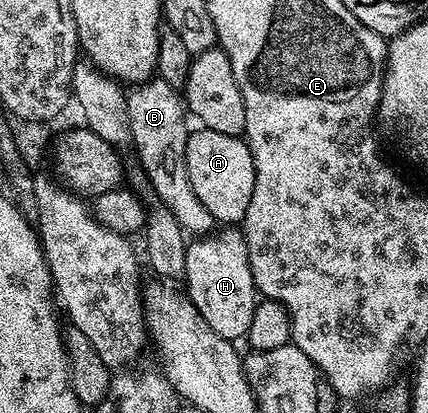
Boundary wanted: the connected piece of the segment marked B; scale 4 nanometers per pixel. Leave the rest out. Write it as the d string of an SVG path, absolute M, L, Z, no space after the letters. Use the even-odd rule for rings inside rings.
M151 77L146 82L137 84L127 94L126 100L130 122L130 143L138 150L137 166L146 174L148 181L152 181L155 200L170 210L183 232L194 237L211 234L215 230L216 221L212 213L204 209L200 197L192 193L192 185L188 182L186 164L188 115L184 110L183 96L163 79Z

